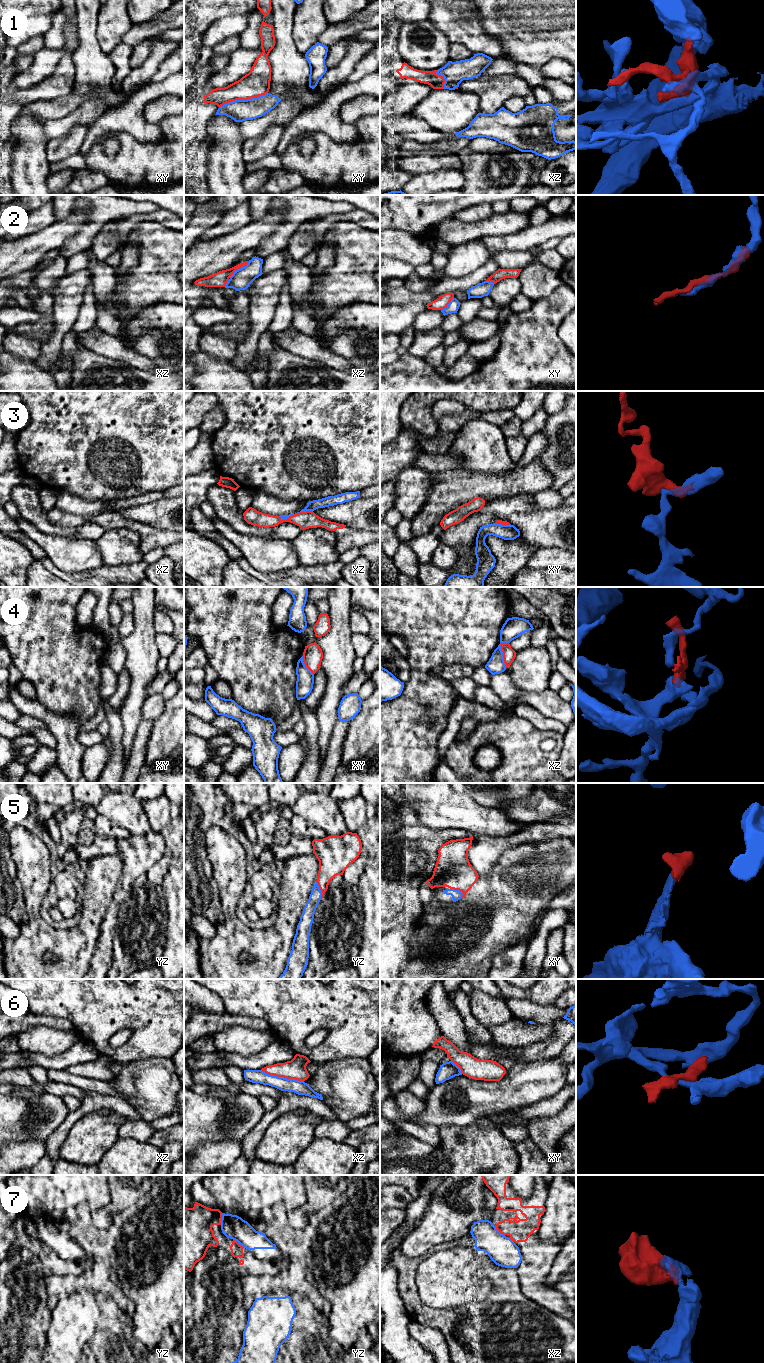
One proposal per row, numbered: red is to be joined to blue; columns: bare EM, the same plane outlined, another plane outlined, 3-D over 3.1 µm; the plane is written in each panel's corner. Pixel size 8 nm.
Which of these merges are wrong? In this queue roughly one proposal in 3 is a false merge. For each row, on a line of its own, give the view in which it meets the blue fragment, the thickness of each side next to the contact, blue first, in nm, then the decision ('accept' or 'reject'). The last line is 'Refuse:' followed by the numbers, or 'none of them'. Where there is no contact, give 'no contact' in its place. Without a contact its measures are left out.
1: xy | 180/220 nm | accept
2: xz | 160/120 nm | reject
3: xz | 50/140 nm | reject
4: xz | 140/100 nm | reject
5: xy | 80/280 nm | accept
6: xz | 110/160 nm | reject
7: xz | 220/180 nm | accept
Refuse: 2, 3, 4, 6

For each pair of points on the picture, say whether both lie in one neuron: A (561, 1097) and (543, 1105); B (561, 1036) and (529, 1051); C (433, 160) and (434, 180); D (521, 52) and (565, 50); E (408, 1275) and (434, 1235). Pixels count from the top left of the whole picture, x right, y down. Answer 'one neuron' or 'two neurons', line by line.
A: one neuron
B: one neuron
C: two neurons
D: one neuron
E: two neurons

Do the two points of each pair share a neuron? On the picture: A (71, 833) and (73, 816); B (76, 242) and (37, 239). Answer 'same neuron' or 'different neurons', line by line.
A: same neuron
B: different neurons

